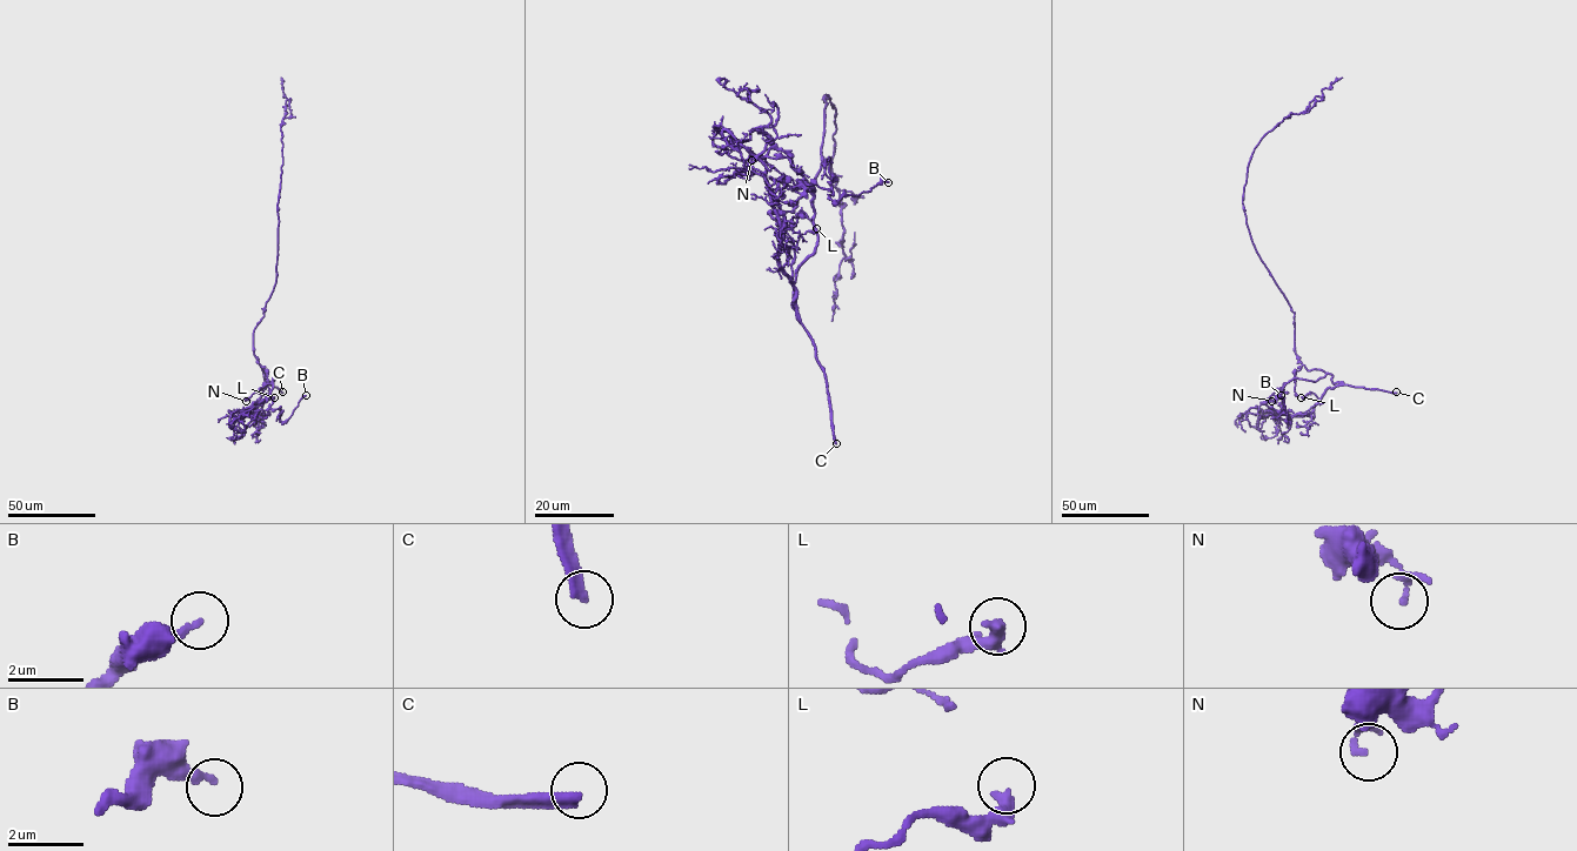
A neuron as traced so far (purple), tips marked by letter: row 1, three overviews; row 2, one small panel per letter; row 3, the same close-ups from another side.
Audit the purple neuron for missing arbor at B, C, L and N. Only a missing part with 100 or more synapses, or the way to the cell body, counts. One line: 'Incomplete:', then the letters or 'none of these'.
Incomplete: C

